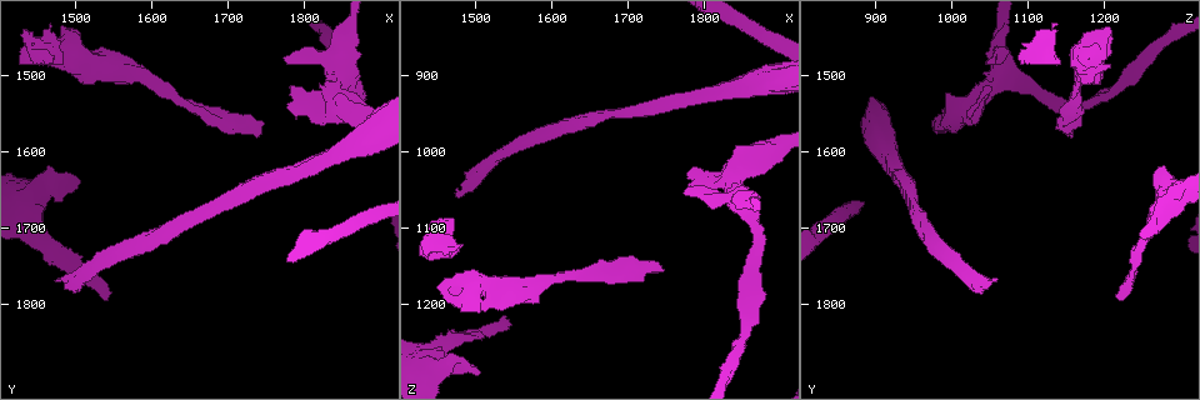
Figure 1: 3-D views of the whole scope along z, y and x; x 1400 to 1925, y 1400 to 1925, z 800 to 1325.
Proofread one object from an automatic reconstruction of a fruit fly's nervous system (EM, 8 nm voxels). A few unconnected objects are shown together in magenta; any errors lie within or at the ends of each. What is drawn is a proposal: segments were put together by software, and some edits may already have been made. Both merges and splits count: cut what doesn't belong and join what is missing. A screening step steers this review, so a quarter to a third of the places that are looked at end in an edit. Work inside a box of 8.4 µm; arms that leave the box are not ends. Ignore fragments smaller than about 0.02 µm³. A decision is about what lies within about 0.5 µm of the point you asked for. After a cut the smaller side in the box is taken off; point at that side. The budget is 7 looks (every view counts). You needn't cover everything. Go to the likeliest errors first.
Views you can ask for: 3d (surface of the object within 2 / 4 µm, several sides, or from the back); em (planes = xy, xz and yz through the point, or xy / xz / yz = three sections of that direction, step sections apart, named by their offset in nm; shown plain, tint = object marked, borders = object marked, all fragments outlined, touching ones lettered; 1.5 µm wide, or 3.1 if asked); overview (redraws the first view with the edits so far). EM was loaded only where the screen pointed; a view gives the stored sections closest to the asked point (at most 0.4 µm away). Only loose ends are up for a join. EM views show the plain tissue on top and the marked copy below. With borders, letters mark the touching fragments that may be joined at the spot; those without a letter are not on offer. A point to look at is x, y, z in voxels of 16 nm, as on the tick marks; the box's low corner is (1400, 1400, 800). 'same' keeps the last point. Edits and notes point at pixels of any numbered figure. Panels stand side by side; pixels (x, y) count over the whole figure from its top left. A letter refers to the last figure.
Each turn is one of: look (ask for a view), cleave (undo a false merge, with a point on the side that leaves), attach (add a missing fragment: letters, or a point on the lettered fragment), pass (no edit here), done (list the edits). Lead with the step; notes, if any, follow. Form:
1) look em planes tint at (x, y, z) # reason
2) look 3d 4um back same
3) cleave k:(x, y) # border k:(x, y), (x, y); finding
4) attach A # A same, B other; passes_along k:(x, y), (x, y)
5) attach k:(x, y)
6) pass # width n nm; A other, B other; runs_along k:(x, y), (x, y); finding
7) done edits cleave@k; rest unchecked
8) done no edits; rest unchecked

look 3d 2um at (1535, 1790, 1215) # branch stops here

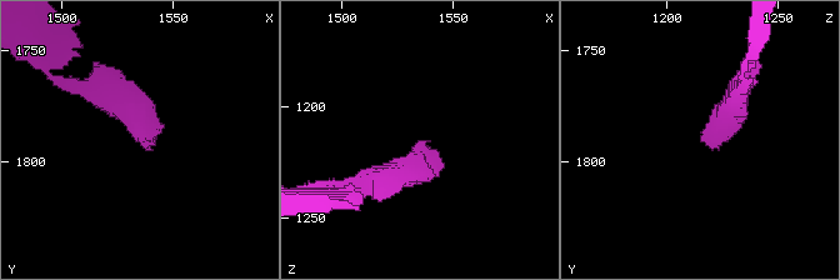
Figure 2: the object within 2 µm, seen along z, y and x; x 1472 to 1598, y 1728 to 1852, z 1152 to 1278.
look em xy step 4 borders at (1535, 1792, 1215) # shape alone is not enough

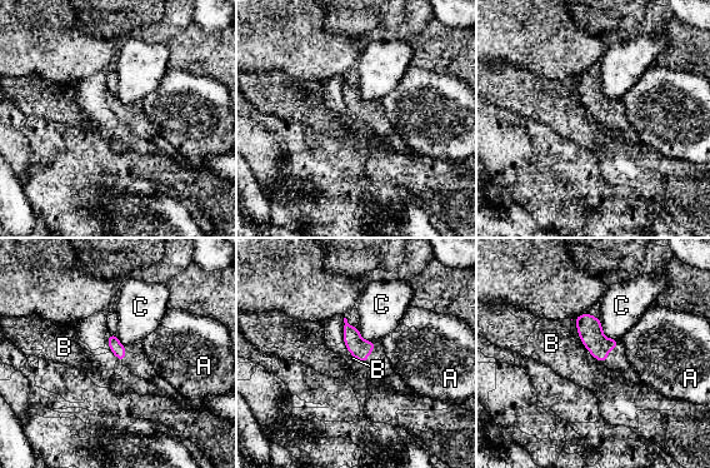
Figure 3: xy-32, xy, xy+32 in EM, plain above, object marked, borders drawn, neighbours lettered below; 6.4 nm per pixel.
pass # A other, B other, C other; border 3:(599, 318), (601, 332), (619, 339); no lettered fragment goes on from it

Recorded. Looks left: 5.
look 3d 4um at (1780, 1545, 1035) # branch stops here

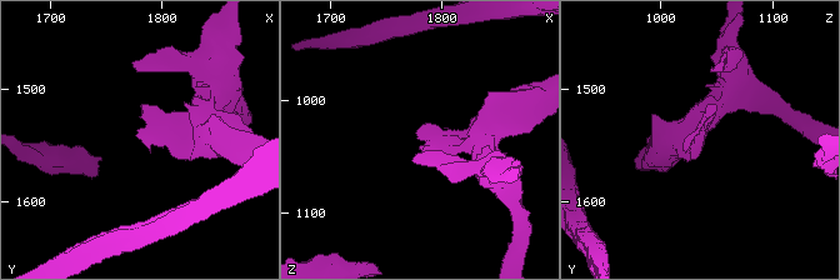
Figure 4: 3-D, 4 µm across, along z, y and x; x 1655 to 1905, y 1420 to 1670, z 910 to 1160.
look em planes tint at (1780, 1542, 1030)

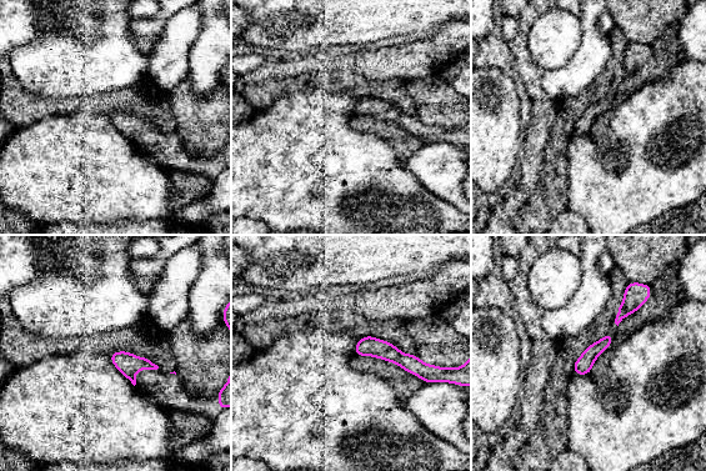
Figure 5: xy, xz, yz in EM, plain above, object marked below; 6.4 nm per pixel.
look em planes borders same # see the neighbours

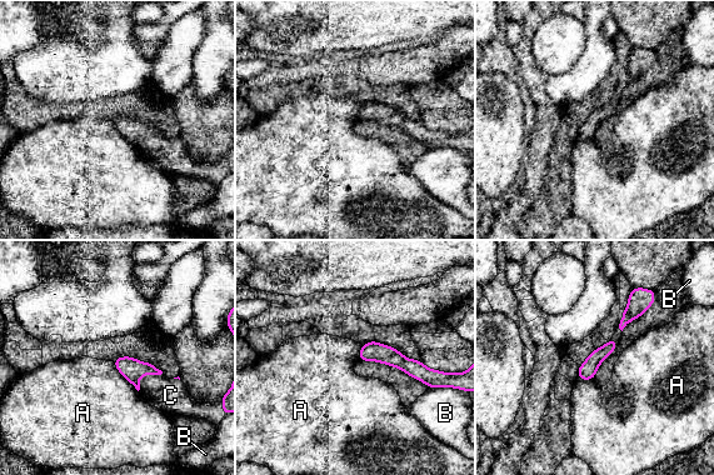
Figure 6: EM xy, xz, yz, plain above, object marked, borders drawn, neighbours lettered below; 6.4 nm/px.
attach C # A other, B other, C same; the neuron continues

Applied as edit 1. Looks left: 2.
done edits attach@6; rest unchecked

